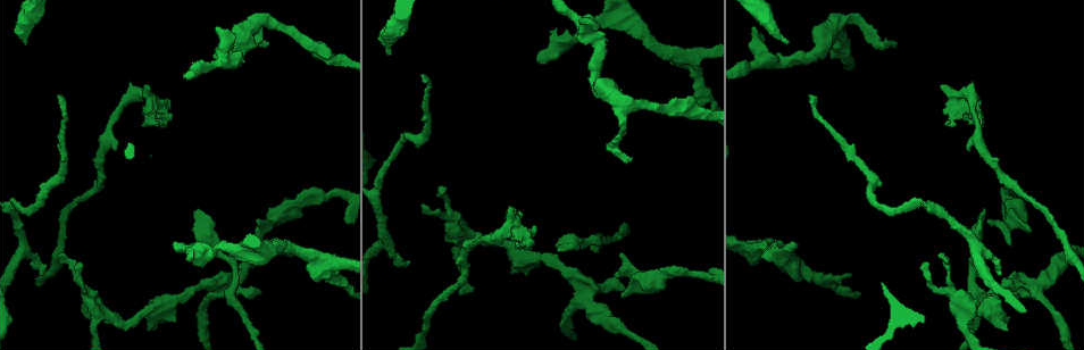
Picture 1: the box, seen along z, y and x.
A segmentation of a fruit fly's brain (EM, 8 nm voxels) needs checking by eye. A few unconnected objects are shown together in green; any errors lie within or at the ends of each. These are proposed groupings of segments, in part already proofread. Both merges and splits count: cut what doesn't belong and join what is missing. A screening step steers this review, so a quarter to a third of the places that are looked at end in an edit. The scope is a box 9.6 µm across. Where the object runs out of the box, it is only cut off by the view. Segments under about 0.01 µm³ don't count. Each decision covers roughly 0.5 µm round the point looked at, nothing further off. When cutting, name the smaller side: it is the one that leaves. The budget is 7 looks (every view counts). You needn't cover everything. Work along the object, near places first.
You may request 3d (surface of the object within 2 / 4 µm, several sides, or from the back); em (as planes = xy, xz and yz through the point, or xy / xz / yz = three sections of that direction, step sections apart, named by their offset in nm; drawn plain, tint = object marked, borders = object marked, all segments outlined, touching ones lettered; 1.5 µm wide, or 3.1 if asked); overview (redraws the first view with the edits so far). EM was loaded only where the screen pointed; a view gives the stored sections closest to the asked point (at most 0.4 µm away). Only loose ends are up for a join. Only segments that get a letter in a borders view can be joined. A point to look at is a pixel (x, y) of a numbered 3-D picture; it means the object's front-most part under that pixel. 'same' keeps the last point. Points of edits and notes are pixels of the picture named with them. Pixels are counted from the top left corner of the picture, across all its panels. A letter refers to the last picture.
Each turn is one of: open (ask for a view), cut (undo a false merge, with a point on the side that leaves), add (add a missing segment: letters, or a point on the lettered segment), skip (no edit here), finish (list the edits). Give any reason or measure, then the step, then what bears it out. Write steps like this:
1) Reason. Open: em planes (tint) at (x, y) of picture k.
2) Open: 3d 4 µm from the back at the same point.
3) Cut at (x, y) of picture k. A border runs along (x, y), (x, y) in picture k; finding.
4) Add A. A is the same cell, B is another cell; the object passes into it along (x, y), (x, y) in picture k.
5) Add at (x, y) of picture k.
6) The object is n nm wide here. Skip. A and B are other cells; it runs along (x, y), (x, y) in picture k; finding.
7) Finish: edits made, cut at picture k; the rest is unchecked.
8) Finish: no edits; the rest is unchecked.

Branch stops here. Open: 3d 2 µm at (982, 212) of picture 1.

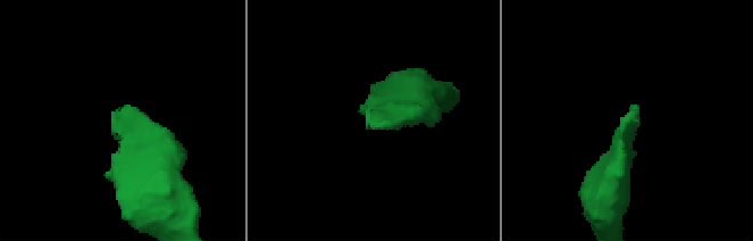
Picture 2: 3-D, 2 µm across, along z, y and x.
Open: em xz step 4 (borders) at (634, 116) of picture 2.

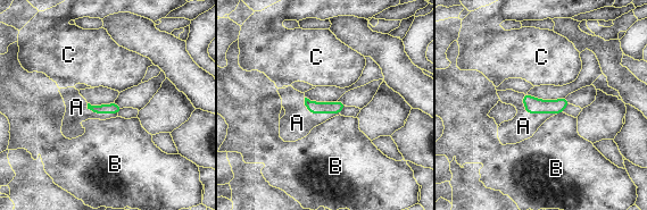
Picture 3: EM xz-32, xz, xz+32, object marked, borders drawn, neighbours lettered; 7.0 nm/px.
Add A. A is the same cell, B and C are other cells; it goes on there.

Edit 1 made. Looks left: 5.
Narrows sharply. Open: em xz step 8 (tint) at (967, 310) of picture 1.

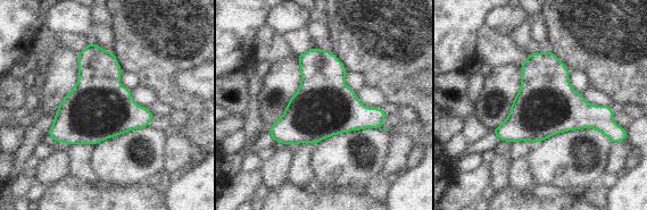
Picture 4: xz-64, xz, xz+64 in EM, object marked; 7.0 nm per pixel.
What lies round it. Open: em xz step 8 (borders) at the same point.

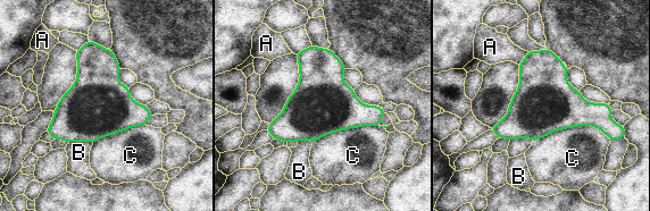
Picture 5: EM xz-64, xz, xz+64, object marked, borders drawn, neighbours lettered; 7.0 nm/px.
Skip. A, B and C are other cells; a border runs along (610, 140), (572, 126), (533, 142) in picture 5; continuous, no second cell.

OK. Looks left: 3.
Stops while still wide. Open: em planes (borders) at (26, 41) of picture 1.

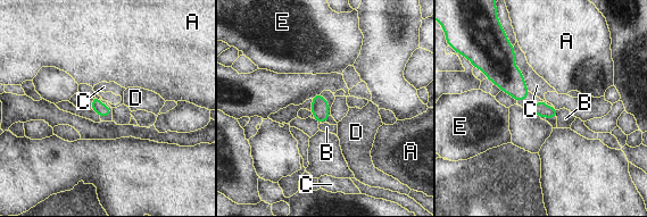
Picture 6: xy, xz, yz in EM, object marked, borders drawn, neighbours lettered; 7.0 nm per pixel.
Add B. B is the same cell, A, C, D and E are other cells; the object passes into it along (540, 109), (556, 114), (565, 118) in picture 6; it goes on there.

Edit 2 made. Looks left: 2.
Finish: edits made, add at picture 3, add at picture 6; the rest is unchecked.

